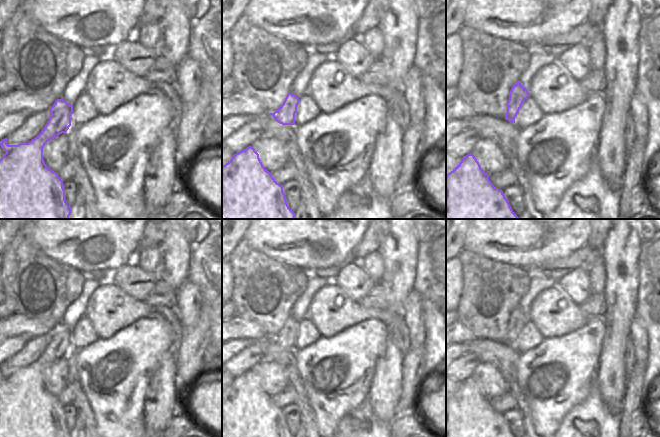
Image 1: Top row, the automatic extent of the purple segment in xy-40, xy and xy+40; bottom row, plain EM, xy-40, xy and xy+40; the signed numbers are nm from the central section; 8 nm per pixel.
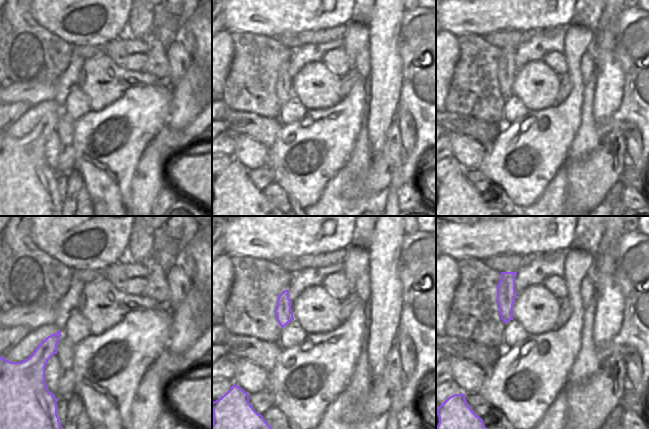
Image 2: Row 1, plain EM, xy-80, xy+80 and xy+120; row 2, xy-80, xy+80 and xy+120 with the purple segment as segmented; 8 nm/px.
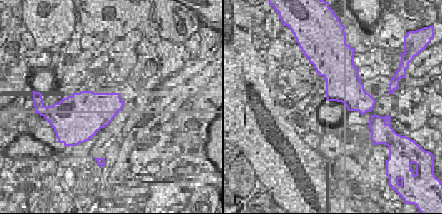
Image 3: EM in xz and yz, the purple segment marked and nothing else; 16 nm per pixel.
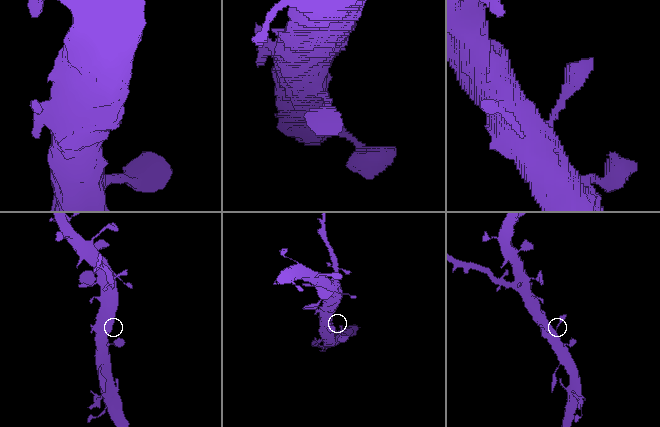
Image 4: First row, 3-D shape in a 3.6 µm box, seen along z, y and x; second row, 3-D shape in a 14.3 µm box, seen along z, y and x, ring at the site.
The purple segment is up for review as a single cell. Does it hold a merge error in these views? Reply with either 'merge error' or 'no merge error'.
no merge error

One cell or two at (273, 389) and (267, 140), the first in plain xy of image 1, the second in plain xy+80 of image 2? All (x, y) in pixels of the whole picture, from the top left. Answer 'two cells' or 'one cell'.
two cells

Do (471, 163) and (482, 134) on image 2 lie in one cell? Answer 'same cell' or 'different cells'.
different cells

